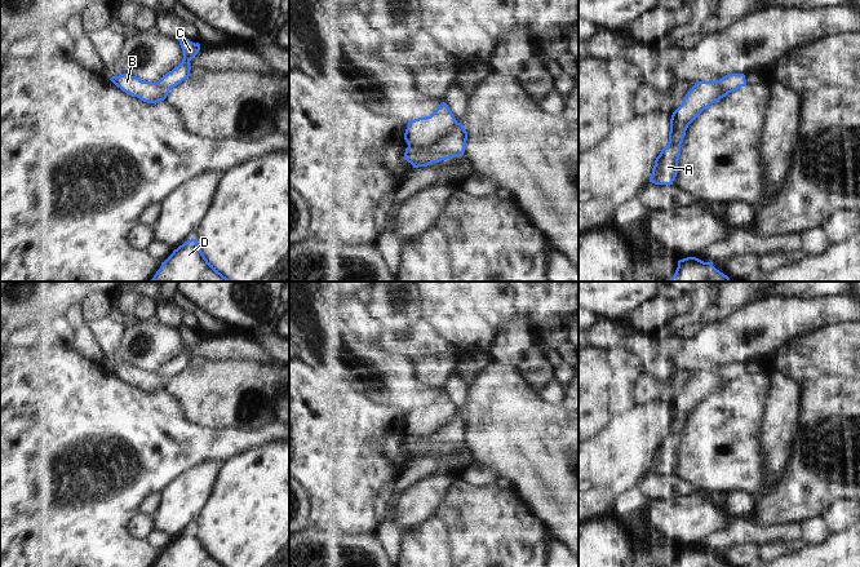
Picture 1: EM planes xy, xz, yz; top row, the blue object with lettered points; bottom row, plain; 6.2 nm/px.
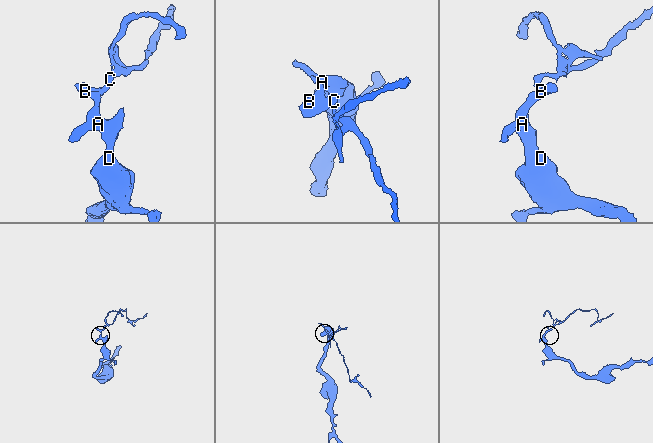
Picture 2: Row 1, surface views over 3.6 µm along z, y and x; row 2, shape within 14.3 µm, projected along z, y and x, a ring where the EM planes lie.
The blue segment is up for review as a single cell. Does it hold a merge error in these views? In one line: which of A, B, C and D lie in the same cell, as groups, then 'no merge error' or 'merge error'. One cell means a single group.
A B D / C; merge error

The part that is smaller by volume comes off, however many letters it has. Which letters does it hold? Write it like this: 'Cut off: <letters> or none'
Cut off: C

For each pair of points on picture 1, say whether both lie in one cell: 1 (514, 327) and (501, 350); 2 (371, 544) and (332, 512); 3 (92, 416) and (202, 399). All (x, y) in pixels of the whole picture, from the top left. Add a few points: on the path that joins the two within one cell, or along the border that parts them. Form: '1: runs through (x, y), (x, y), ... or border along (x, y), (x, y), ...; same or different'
1: runs through (514, 332), (514, 337), (506, 345); same
2: border along (329, 532), (375, 534); different
3: border along (165, 388), (180, 401), (185, 413), (200, 425); different

